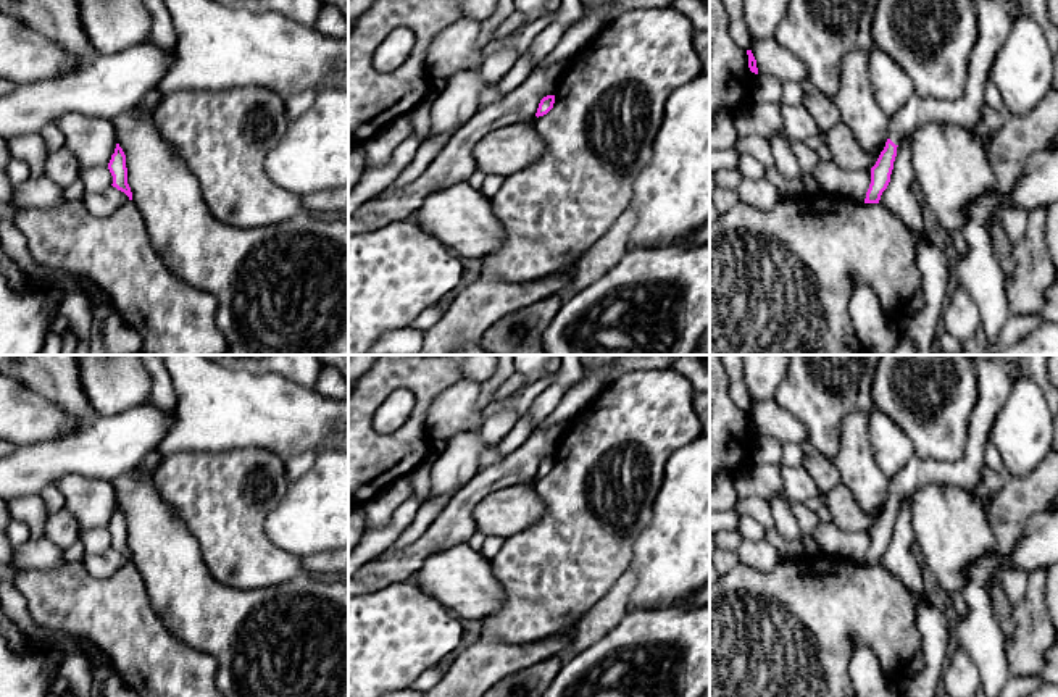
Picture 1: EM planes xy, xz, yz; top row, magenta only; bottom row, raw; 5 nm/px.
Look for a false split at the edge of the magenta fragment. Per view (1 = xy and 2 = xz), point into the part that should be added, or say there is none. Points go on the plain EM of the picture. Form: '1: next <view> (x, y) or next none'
1: next none
2: next none

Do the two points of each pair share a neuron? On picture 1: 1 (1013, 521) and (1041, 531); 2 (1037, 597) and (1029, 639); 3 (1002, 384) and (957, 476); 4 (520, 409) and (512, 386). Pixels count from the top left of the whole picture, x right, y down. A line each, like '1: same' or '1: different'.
1: different
2: same
3: same
4: different

